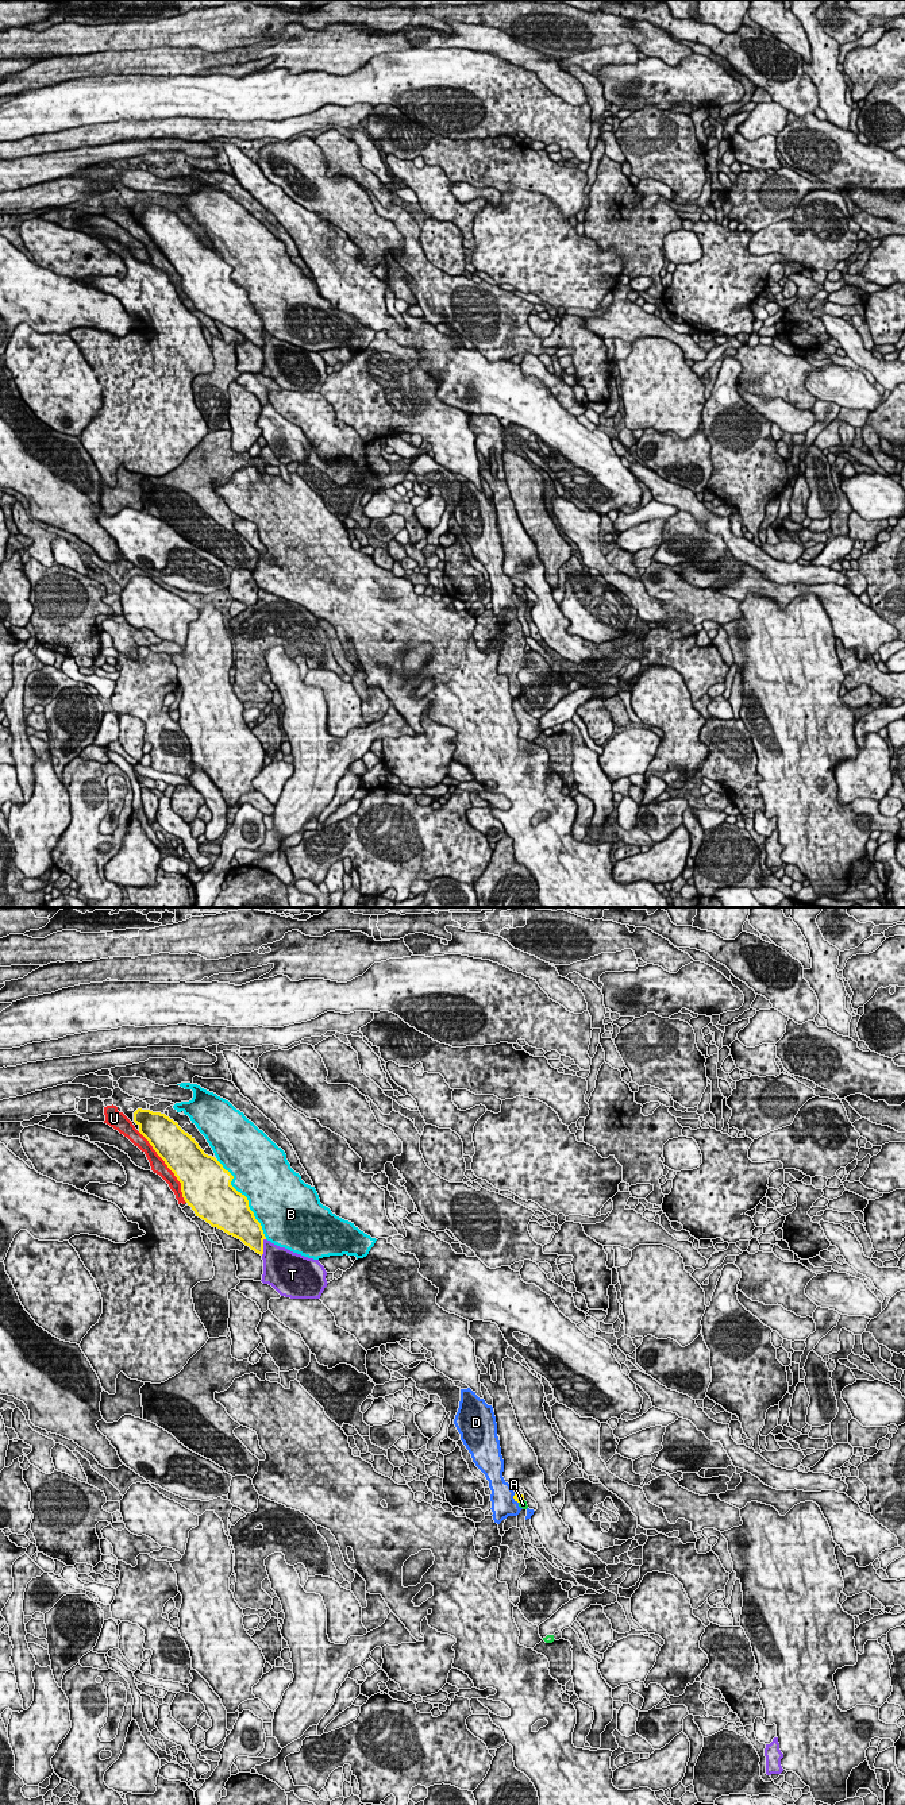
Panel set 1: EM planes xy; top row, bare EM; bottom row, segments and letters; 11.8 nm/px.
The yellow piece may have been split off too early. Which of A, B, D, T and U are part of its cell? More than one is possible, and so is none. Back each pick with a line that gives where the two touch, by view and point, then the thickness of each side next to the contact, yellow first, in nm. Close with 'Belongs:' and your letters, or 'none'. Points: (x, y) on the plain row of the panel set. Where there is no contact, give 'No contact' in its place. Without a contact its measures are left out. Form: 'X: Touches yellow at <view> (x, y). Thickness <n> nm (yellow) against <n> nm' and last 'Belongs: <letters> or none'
A: Touches yellow at xy (520, 593). Thickness 100 nm (yellow) against 100 nm
Belongs: A

